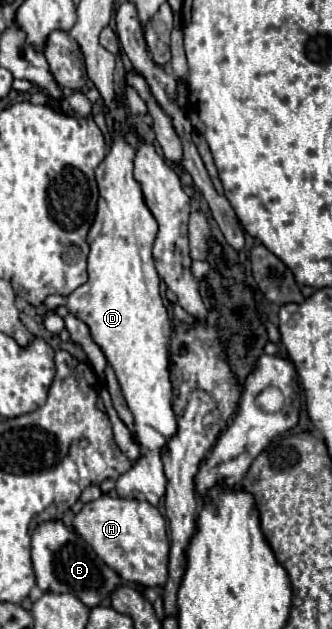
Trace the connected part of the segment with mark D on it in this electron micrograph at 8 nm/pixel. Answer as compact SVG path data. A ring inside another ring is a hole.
M118 134L112 142L112 150L96 170L100 200L98 200L98 214L94 226L90 228L88 234L88 244L90 244L88 282L78 286L66 298L66 308L72 316L82 320L90 328L92 340L100 346L108 364L112 366L120 390L124 394L124 400L128 404L128 410L132 412L134 418L134 440L140 446L140 458L134 460L130 470L126 470L116 480L116 492L120 498L140 498L150 502L152 506L158 506L166 490L166 478L162 470L162 450L178 432L176 414L172 410L174 390L170 382L170 360L168 360L172 322L160 298L160 278L152 260L152 244L158 232L158 224L148 206L144 204L140 184L132 176L132 160L134 160L134 148L124 140L122 134Z

